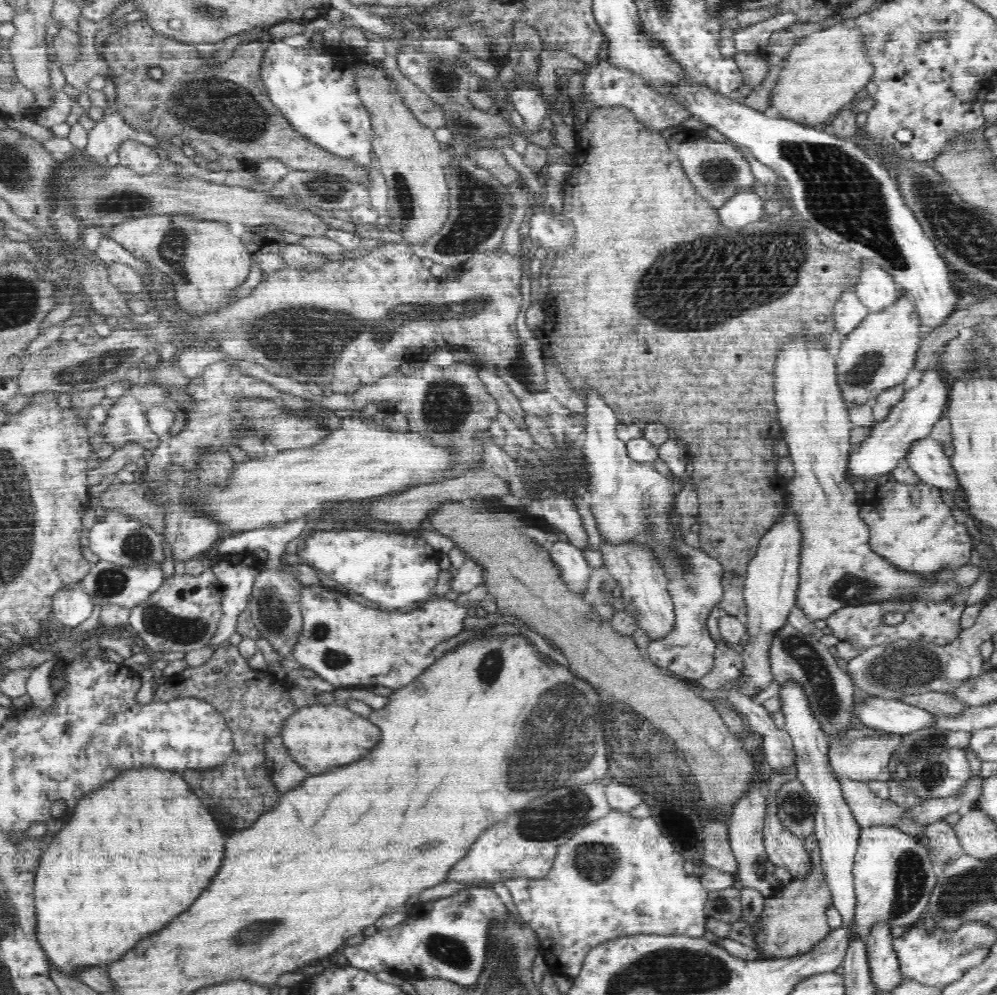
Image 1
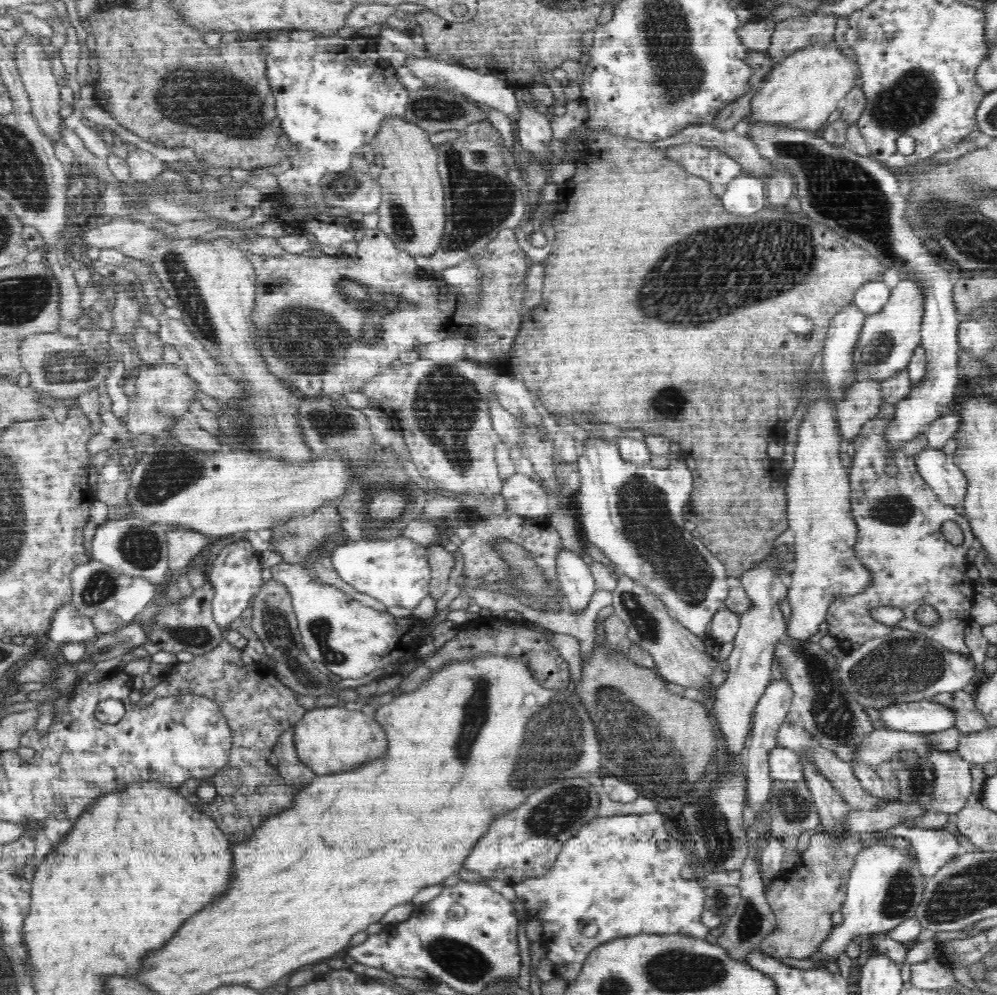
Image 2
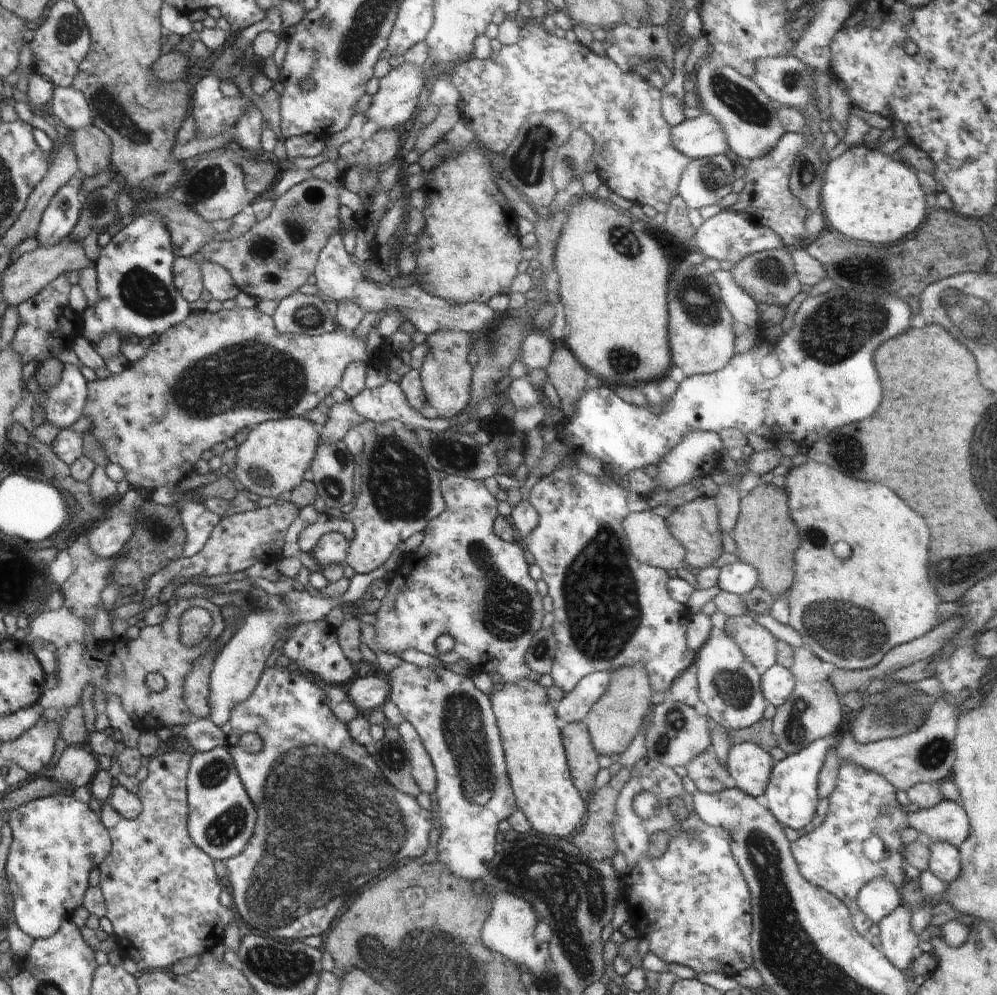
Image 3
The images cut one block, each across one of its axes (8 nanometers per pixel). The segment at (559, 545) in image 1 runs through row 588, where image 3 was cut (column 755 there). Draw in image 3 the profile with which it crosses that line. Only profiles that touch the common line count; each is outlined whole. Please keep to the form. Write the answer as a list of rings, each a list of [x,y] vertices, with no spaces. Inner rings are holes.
[[[738,560],[719,568],[717,585],[722,591],[742,597],[758,584],[758,575],[753,565]]]

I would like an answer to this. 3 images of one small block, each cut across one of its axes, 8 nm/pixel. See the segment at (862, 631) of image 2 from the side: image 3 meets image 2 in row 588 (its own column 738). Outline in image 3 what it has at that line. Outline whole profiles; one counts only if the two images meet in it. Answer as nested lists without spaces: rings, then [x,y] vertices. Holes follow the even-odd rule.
[[[648,757],[637,762],[631,770],[627,783],[620,791],[612,824],[617,852],[625,855],[628,864],[626,871],[620,873],[624,890],[622,900],[629,906],[628,911],[636,928],[638,928],[639,937],[648,936],[650,938],[649,950],[652,950],[651,954],[670,964],[688,966],[698,973],[725,971],[724,976],[732,976],[733,973],[738,973],[742,969],[752,968],[754,959],[750,935],[753,934],[753,917],[748,916],[752,892],[733,855],[731,848],[733,836],[725,828],[707,825],[705,821],[698,818],[693,807],[693,794],[688,794],[688,791],[684,790],[684,786],[682,786],[674,769]],[[642,791],[652,792],[660,801],[660,812],[652,820],[642,820],[632,808],[632,800]],[[673,796],[684,800],[684,804],[689,810],[686,819],[673,818],[668,805],[668,800]],[[661,830],[666,830],[671,834],[676,832],[676,836],[672,838],[662,857],[651,859],[647,849],[648,840],[652,834]]]

